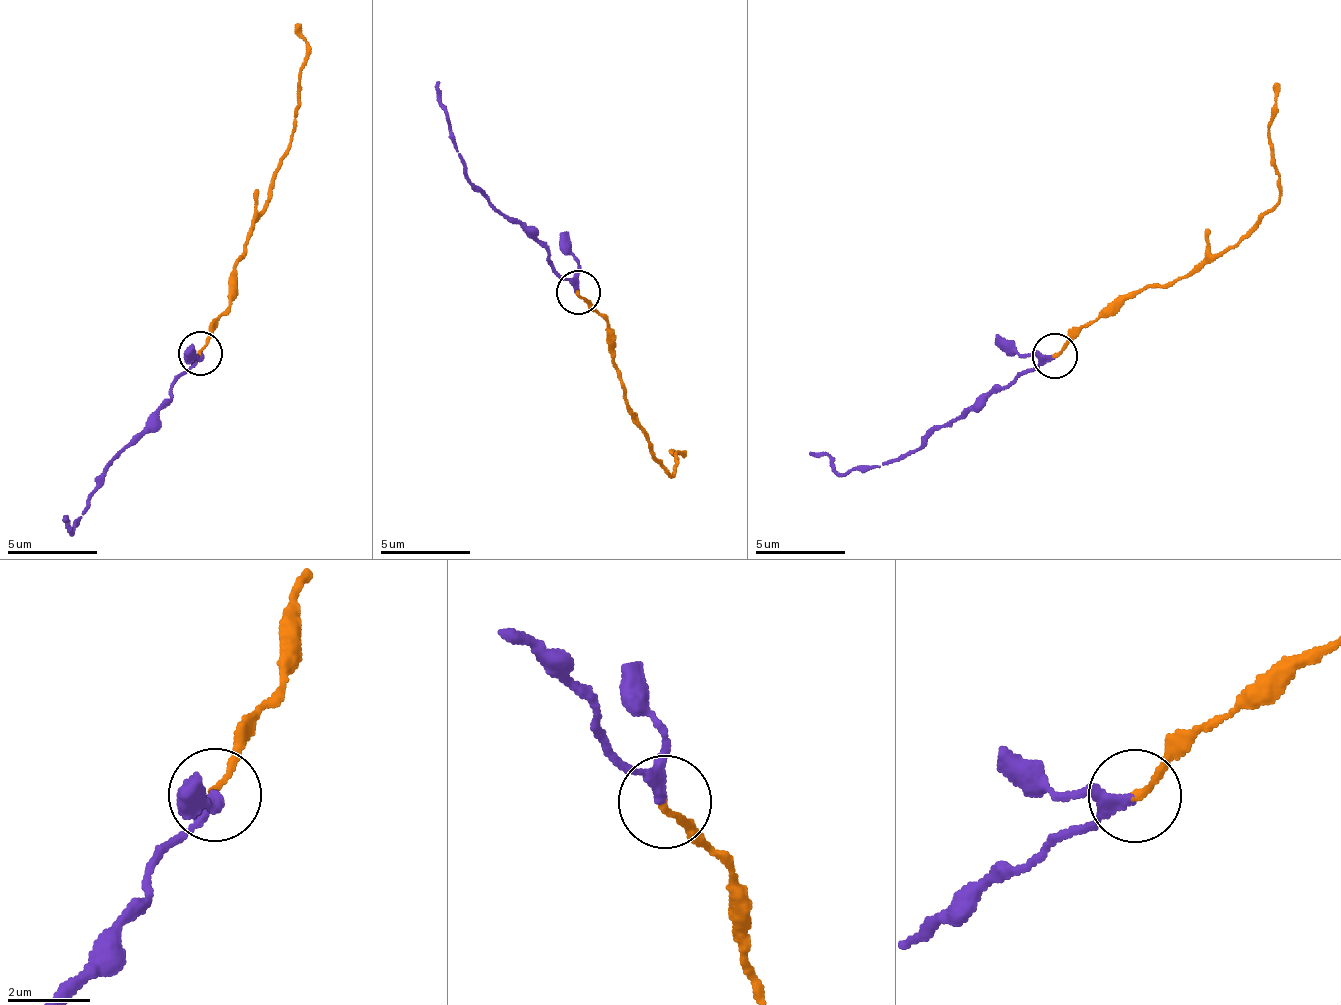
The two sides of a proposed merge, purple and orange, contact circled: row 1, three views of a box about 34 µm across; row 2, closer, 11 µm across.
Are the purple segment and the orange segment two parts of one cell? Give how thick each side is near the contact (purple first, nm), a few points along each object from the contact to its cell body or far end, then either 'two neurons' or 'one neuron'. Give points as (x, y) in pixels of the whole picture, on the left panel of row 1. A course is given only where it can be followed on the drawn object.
200 nm thick on the purple side, 150 nm on the other; purple runs (199, 354), (89, 495), (75, 533), (63, 517); orange runs (199, 354), (228, 307), (235, 268), (291, 141), (305, 36), (296, 23); one neuron

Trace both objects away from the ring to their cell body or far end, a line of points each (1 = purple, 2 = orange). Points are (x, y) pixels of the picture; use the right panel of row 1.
1: (1055, 356), (995, 386), (911, 451), (843, 475), (811, 451)
2: (1055, 356), (1093, 322), (1138, 292), (1211, 264), (1280, 200), (1267, 136), (1276, 97), (1276, 82)

